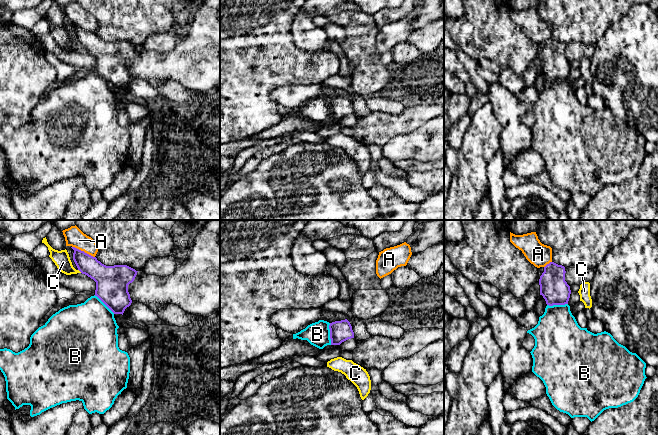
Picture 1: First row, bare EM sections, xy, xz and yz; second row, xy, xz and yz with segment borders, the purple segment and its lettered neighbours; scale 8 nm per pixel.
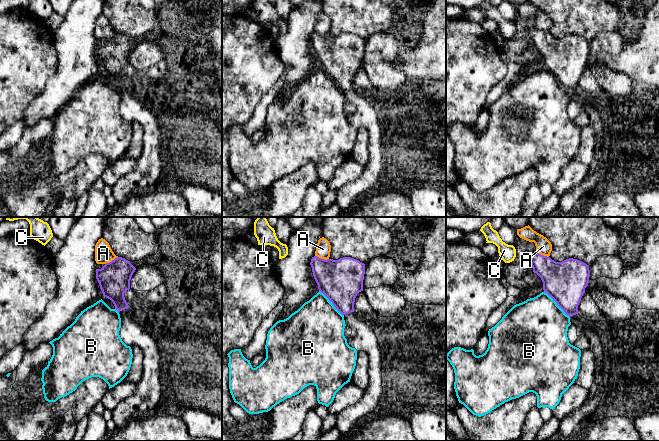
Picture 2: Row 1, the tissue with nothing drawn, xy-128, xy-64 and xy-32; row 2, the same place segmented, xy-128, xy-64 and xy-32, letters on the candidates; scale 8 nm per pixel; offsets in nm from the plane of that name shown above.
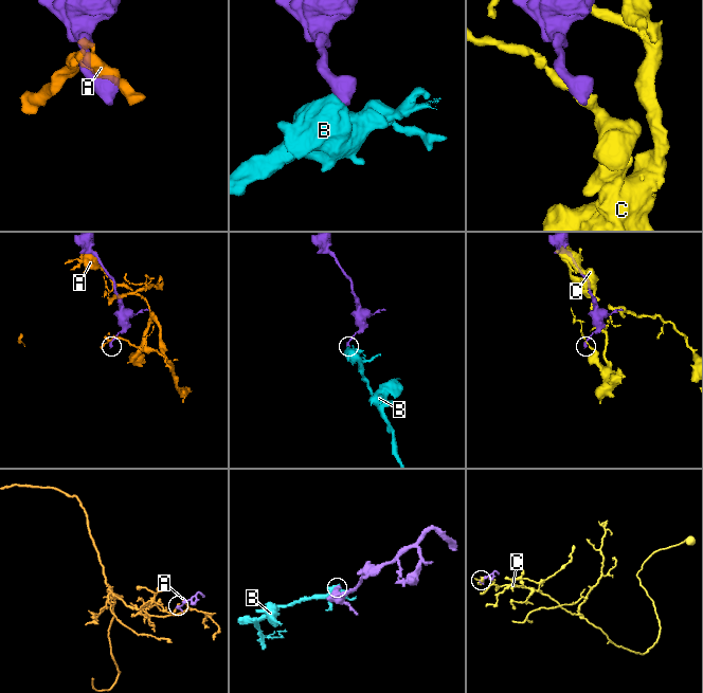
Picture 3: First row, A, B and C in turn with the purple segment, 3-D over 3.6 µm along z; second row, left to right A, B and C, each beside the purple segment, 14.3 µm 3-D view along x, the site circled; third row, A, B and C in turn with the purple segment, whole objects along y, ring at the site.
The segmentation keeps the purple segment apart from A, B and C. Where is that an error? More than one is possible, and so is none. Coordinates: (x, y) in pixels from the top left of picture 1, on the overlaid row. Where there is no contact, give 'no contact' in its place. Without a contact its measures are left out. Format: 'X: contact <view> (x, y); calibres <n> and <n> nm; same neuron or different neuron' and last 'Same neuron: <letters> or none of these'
A: contact xy (83, 251); calibres 170 and 150 nm; different neuron
B: contact xz (330, 334); calibres 170 and 190 nm; different neuron
C: contact xy (80, 271); calibres 220 and 130 nm; different neuron
Same neuron: none of these

